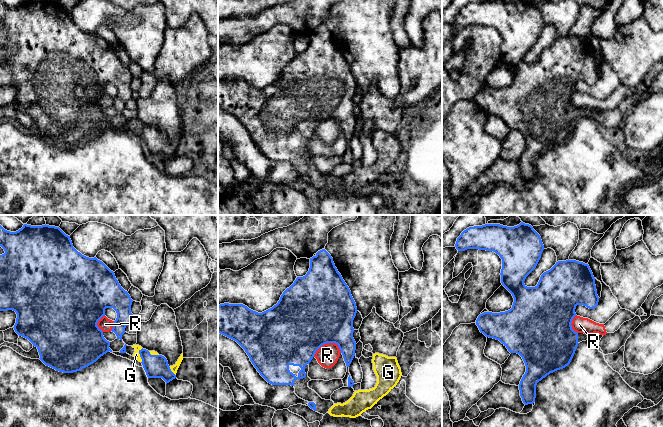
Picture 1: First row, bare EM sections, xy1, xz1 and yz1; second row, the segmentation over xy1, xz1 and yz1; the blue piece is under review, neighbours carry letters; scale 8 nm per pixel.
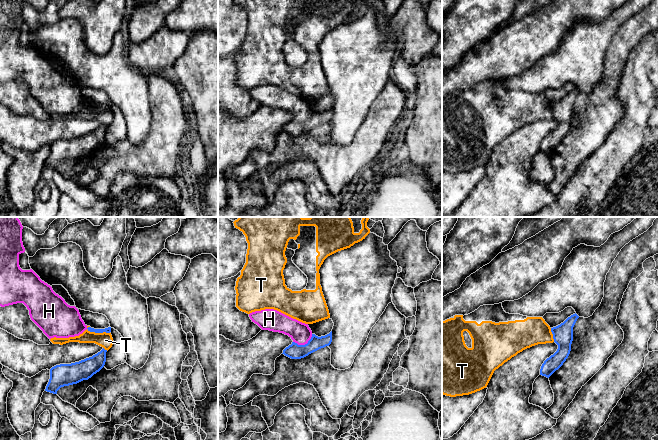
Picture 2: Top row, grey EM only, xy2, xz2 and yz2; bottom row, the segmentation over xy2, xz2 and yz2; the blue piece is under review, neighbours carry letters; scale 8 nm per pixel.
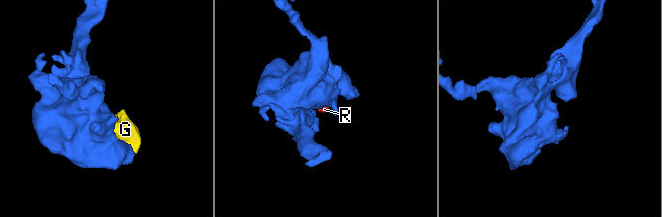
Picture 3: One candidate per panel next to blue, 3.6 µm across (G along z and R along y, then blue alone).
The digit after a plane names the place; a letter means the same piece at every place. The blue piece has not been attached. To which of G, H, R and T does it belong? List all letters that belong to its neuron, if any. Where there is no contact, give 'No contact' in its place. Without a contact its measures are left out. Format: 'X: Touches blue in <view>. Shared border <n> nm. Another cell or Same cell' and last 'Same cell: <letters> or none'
G: Touches blue in xy1. Shared border 120 nm. Same cell
H: Touches blue in xz2. Shared border 170 nm. Same cell
R: Touches blue in xz1. Shared border 240 nm. Another cell
T: Touches blue in xy2. Shared border 190 nm. Another cell
Same cell: G, H

